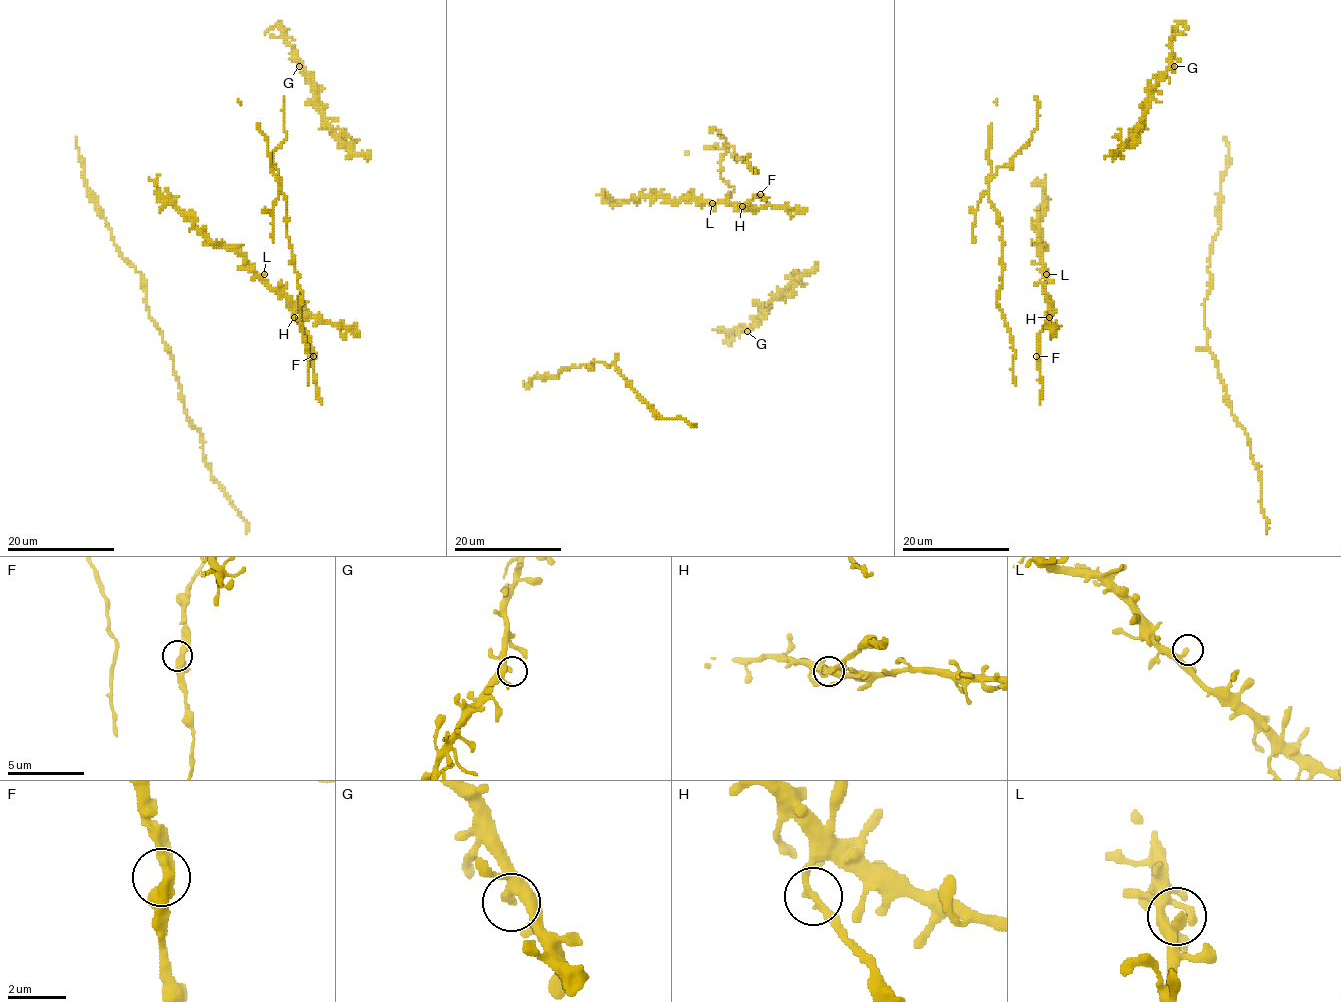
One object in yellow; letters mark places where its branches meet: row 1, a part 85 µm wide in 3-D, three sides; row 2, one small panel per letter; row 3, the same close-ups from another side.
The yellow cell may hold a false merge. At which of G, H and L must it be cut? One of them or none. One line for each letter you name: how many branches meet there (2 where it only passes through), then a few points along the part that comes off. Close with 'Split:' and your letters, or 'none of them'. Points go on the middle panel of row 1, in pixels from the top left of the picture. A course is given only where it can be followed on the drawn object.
H: 2
Split: H

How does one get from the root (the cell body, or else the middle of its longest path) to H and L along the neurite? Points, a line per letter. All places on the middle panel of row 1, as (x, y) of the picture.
H: (724, 202), (741, 206)
L: (724, 202), (712, 203)

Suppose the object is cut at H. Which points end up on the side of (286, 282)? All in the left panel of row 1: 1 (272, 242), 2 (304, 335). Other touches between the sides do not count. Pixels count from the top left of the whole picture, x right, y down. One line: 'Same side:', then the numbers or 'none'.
Same side: none

